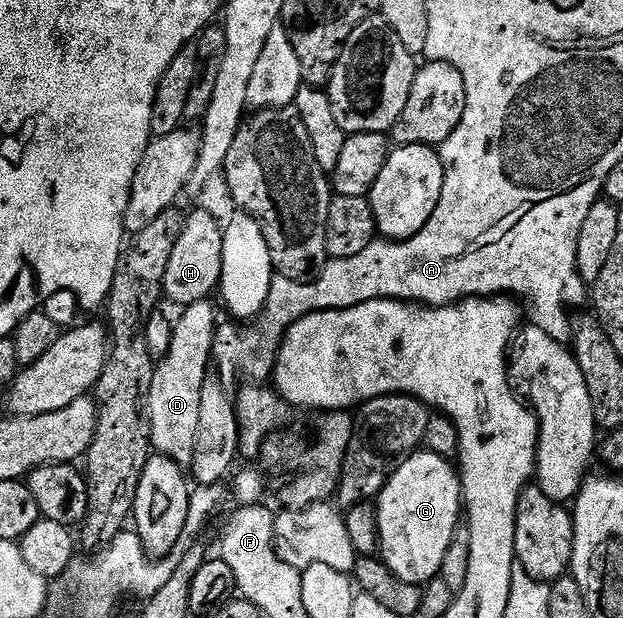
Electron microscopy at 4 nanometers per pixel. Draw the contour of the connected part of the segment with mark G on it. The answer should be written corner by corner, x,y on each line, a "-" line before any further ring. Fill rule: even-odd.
425,450
407,455
393,469
390,479
376,497
376,507
380,530
380,559
386,563
388,570
392,570
392,574
396,574
396,578
404,578
404,582
419,586
429,584
441,573
444,554
448,554
448,546
452,546
452,538
458,533
460,521
464,516
462,481
455,465

